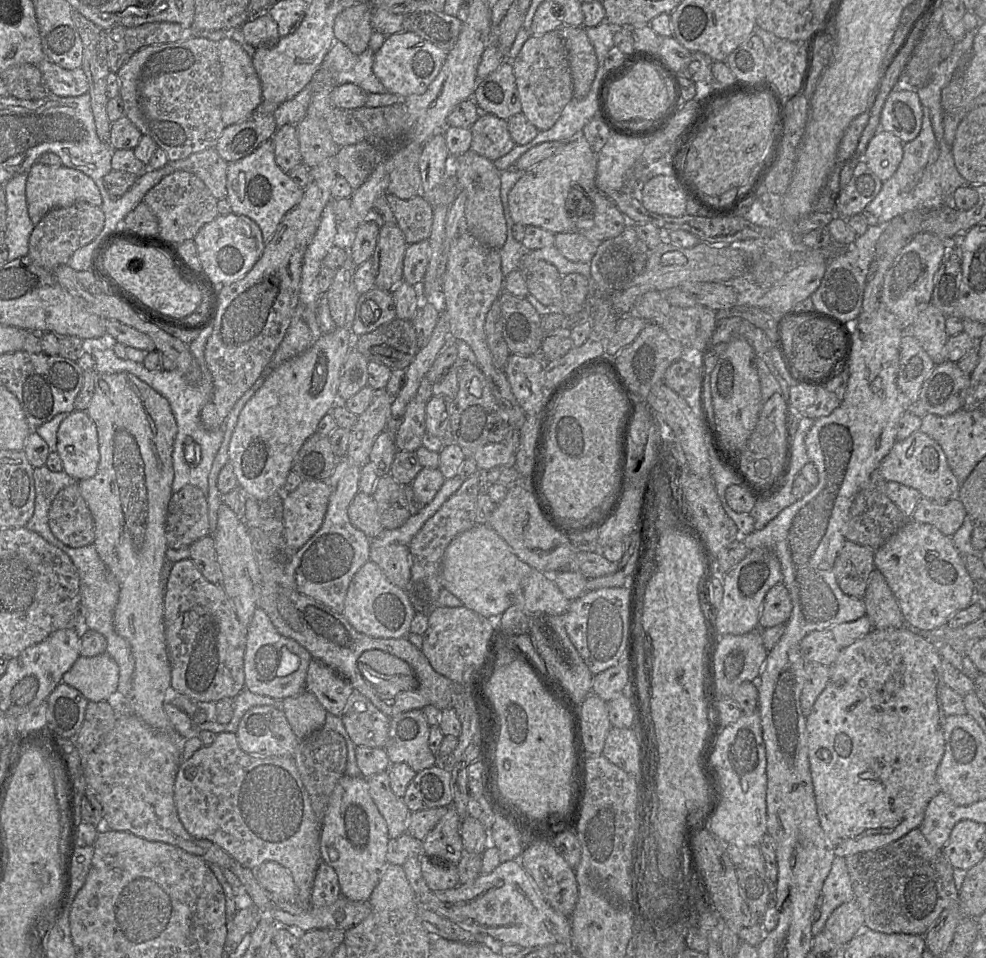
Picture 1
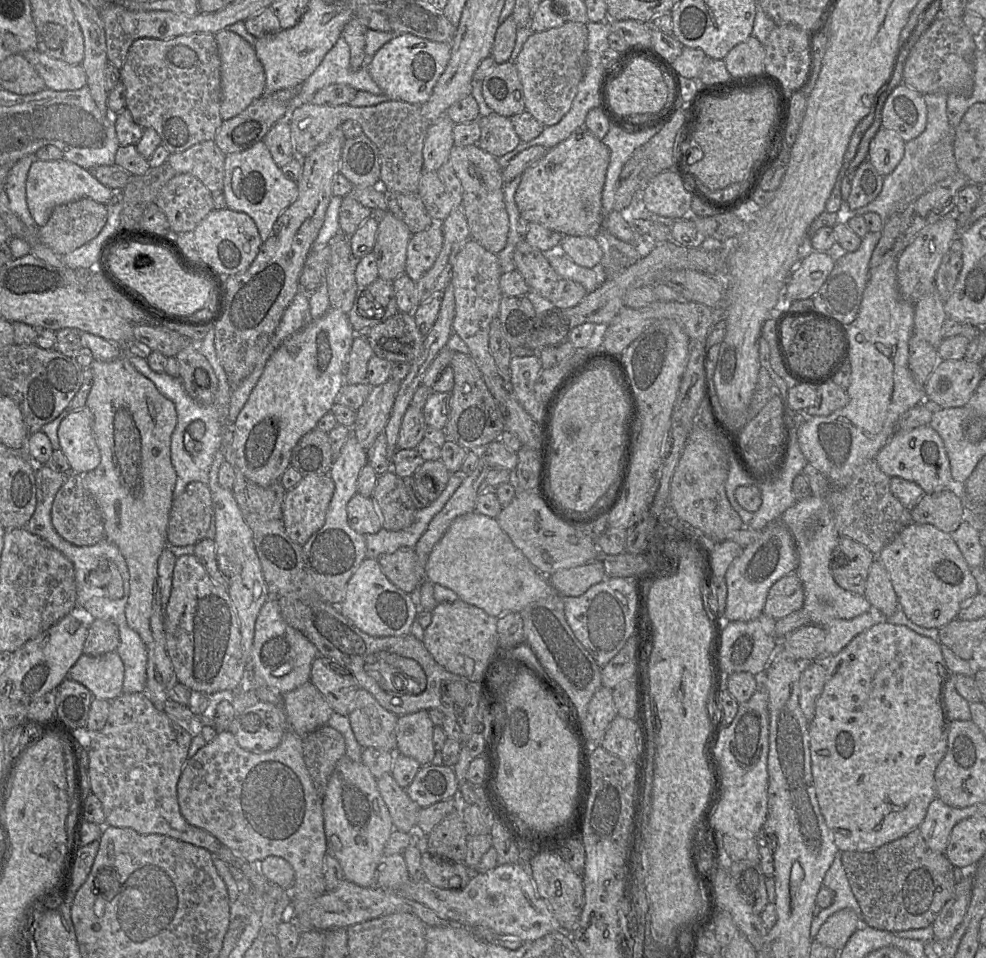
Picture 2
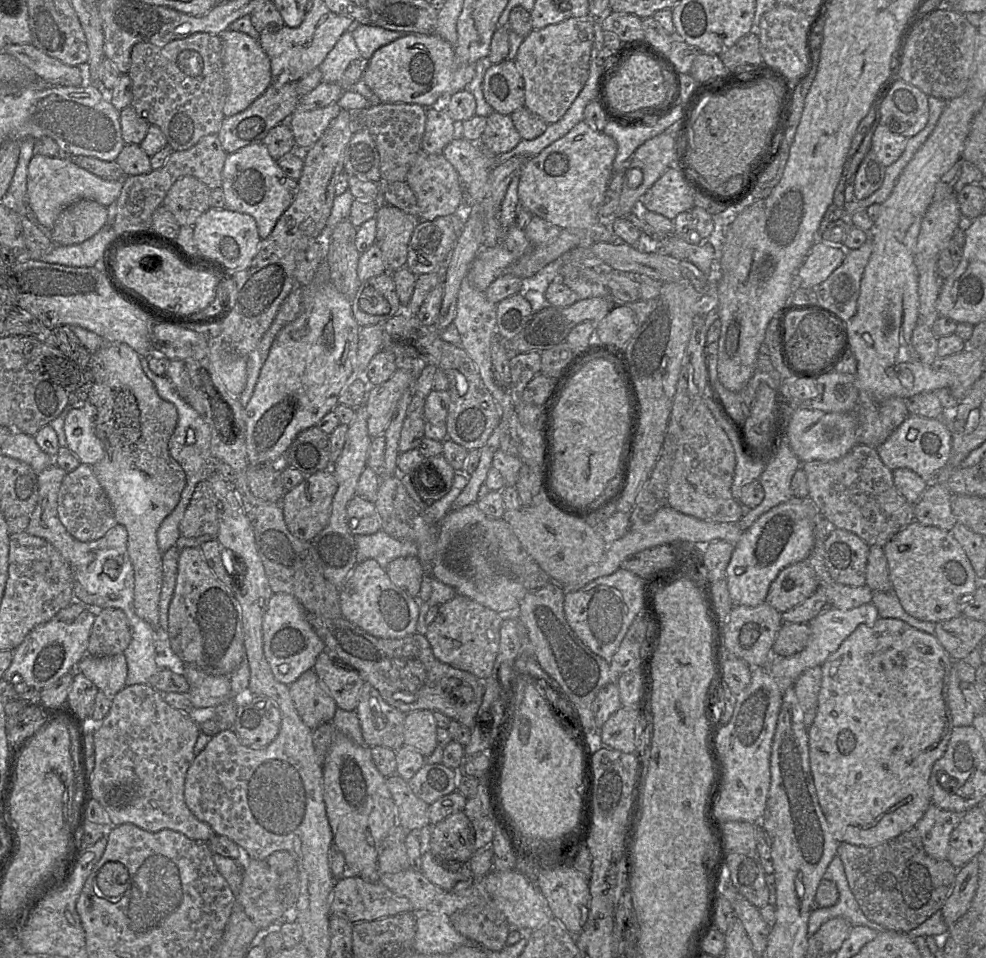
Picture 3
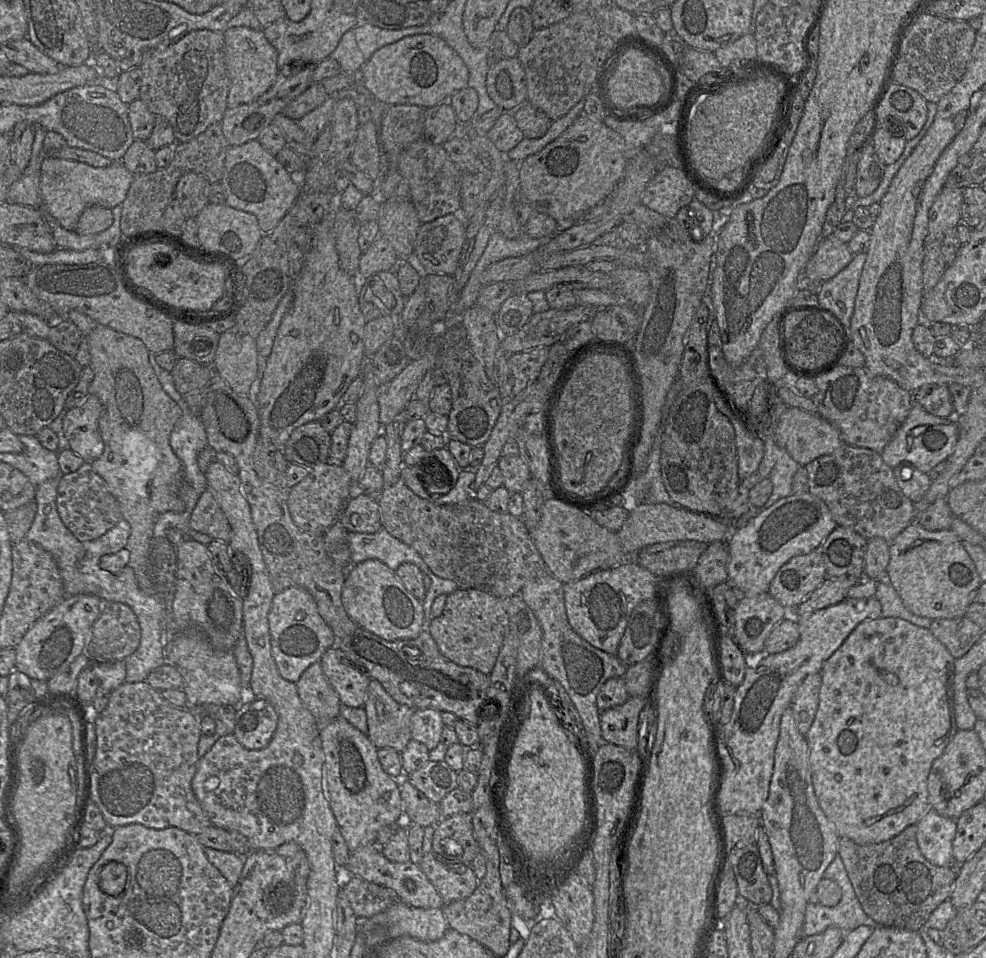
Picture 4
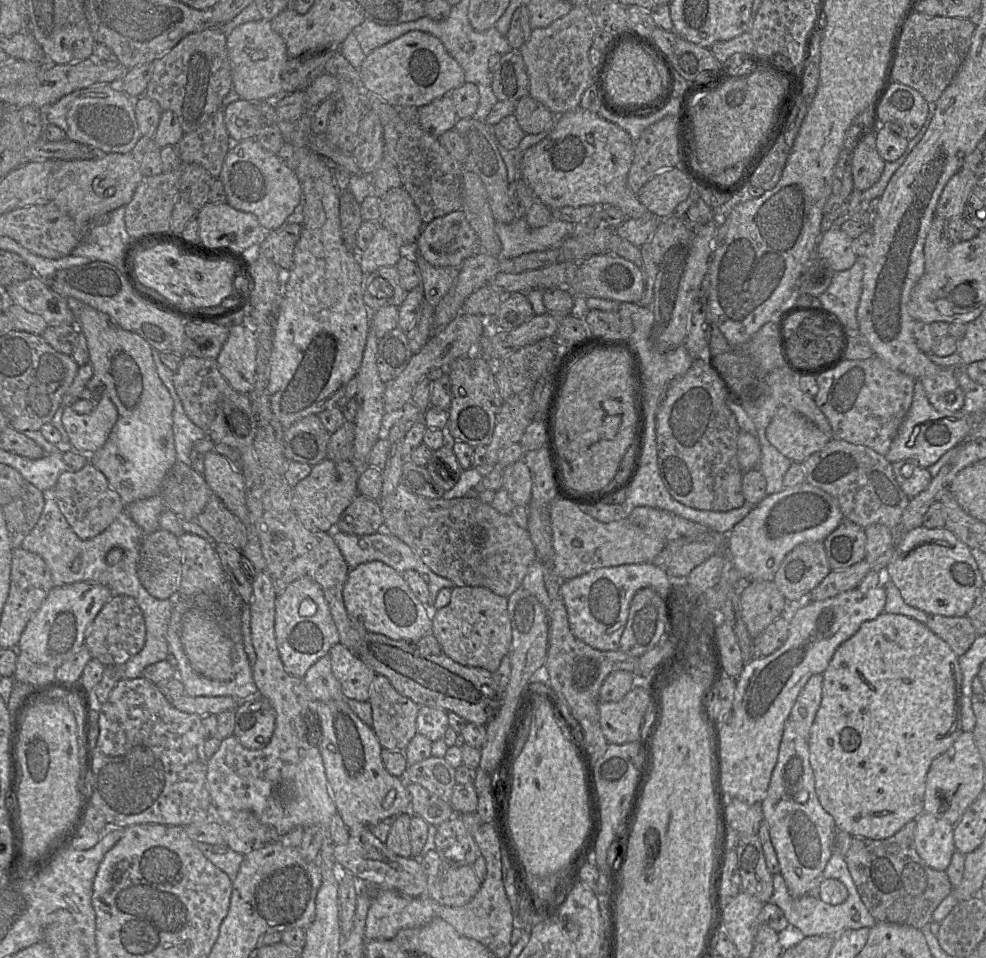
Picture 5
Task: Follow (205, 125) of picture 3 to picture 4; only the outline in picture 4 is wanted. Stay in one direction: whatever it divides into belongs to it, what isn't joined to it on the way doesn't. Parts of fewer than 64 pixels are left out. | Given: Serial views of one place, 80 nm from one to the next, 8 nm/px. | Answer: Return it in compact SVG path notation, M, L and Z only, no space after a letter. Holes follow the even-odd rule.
M195 30L167 47L147 50L140 64L142 81L139 99L156 116L163 116L172 126L176 143L185 143L204 132L210 125L221 123L227 109L229 76L225 64L223 33Z

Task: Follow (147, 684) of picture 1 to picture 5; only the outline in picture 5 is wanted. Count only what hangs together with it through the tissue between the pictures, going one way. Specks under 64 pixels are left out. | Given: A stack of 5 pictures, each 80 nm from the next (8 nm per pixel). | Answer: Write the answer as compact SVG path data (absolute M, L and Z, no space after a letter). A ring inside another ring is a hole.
M83 304L79 313L77 327L86 337L90 364L93 367L93 376L86 388L105 394L118 411L117 422L104 446L93 455L88 455L90 463L105 475L110 487L119 494L125 506L137 500L156 496L168 471L177 462L177 456L172 420L174 404L158 375L152 357L152 347L138 334L122 329L107 314L87 304Z

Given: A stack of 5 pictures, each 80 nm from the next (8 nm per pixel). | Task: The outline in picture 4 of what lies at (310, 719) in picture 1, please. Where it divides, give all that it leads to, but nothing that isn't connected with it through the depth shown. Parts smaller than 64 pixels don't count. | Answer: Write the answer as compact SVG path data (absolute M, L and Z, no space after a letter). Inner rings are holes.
M319 661L306 668L295 684L303 705L320 725L339 716L341 703Z

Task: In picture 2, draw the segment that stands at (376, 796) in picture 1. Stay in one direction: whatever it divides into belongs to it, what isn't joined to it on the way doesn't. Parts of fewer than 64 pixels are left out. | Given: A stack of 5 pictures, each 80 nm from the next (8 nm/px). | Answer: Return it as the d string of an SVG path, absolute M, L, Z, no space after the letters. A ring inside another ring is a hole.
M390 773L377 779L377 787L392 818L394 830L414 834L418 815L422 809L400 787Z

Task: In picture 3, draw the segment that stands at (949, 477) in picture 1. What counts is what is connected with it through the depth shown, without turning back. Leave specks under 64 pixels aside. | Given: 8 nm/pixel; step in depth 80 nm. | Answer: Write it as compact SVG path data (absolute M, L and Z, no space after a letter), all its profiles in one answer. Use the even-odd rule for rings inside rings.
M909 414L888 439L876 449L882 462L890 470L908 468L929 483L934 473L949 462L951 447L952 432L941 417L930 419Z

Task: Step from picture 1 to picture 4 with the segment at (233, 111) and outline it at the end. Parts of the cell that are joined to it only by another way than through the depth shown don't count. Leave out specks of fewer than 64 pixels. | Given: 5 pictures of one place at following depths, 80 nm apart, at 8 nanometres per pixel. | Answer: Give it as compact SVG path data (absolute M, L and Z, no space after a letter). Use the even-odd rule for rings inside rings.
M238 26L227 28L223 37L225 64L229 76L227 107L252 103L276 82L279 72L277 51L266 39L263 30Z

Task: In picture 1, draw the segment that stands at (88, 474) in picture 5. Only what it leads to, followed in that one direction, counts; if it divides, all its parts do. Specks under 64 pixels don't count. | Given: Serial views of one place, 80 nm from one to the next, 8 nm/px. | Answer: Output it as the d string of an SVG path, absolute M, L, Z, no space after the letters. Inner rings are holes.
M78 481L57 493L49 510L49 527L53 535L69 547L80 548L93 544L95 537L94 520L80 493Z

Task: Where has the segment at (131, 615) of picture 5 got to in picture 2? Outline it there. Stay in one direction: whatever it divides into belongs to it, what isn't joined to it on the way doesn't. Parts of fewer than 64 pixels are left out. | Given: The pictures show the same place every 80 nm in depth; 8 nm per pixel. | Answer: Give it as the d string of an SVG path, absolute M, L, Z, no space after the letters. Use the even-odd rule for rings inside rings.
M96 619L88 628L83 654L99 656L115 652L118 645L118 626L111 620Z

